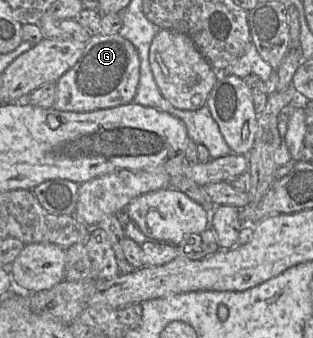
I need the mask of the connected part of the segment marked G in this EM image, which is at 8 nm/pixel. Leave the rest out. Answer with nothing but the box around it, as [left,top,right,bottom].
[53,33,140,112]

